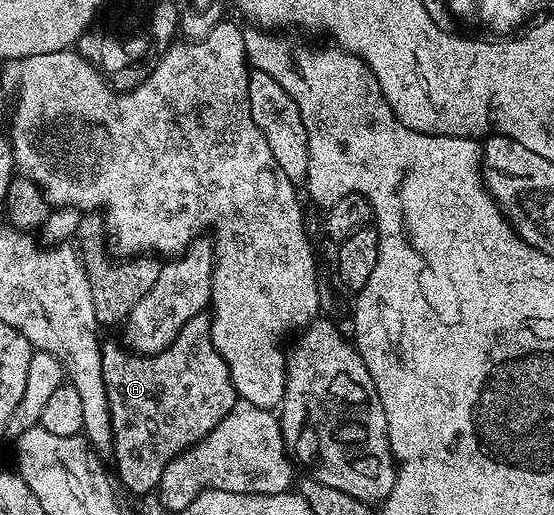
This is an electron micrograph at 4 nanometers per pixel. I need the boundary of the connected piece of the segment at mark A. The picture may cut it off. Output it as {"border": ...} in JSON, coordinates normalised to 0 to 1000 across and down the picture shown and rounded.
{"border":[[[361,606],[318,650],[301,678],[269,689],[244,689],[226,668],[199,662],[184,670],[184,718],[188,751],[195,759],[195,790],[202,806],[202,845],[206,847],[206,911],[209,934],[235,957],[271,957],[283,951],[296,922],[296,907],[334,872],[345,872],[354,858],[368,852],[412,798],[419,798],[426,777],[422,746],[415,734],[412,705],[390,682],[379,656],[379,616]]]}

